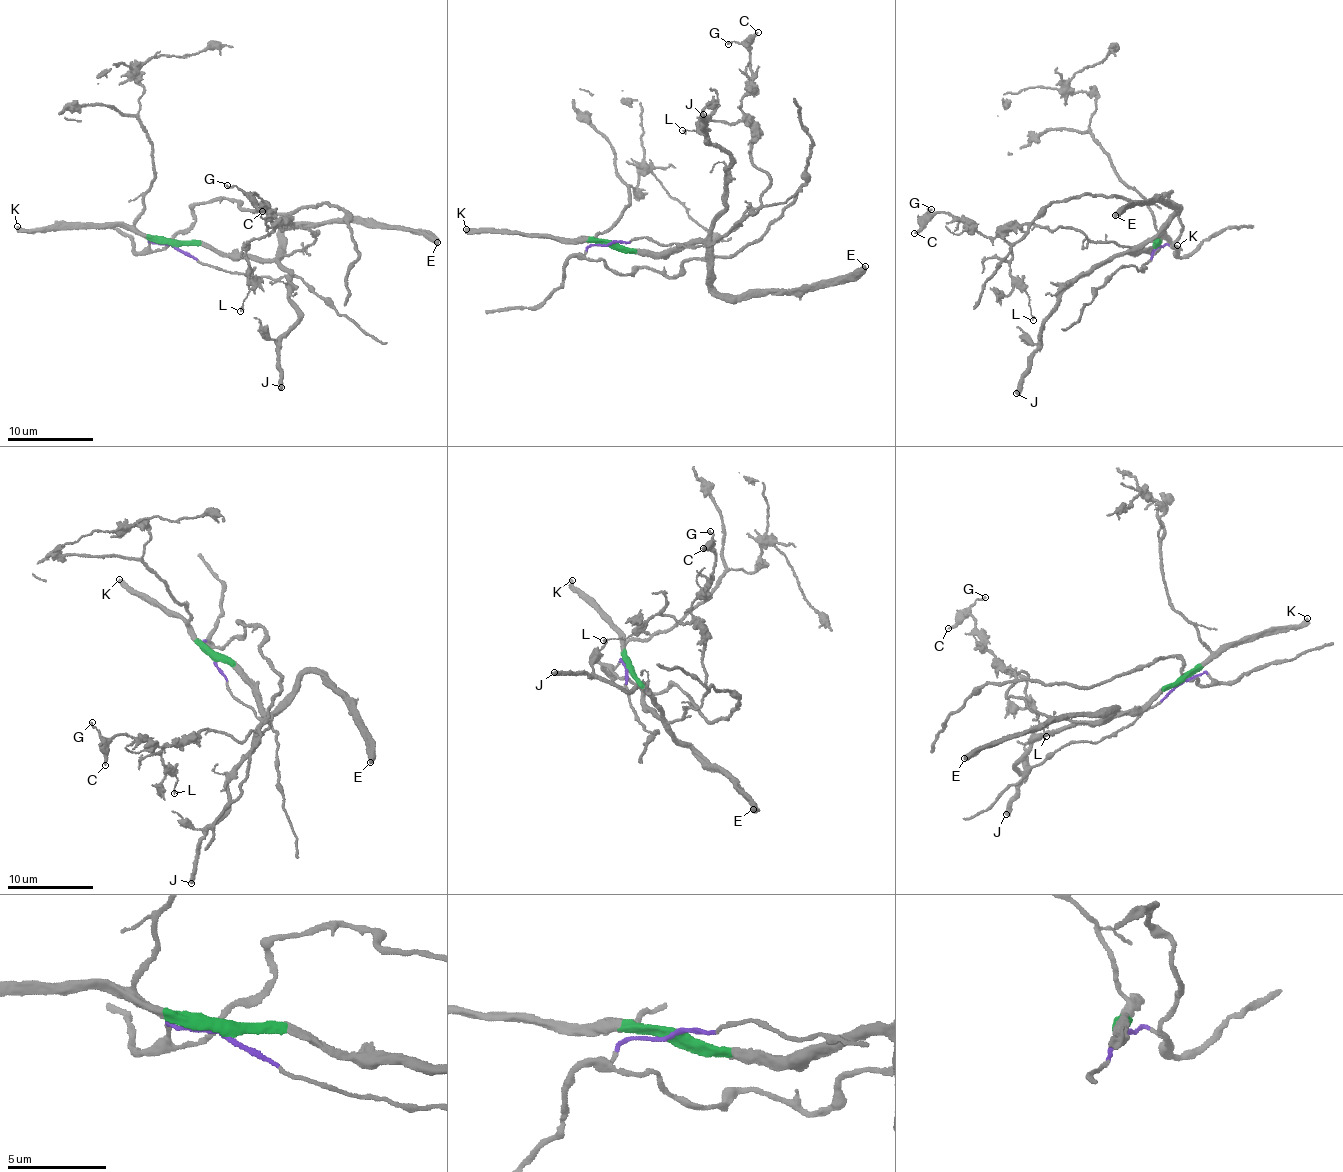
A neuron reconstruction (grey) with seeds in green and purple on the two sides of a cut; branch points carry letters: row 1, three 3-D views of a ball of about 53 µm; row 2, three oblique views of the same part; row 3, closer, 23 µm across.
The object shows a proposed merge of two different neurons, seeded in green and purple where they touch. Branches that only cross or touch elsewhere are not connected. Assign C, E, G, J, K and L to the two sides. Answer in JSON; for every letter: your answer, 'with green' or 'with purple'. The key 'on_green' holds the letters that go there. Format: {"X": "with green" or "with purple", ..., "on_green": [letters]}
{"C": "with green", "E": "with green", "G": "with green", "J": "with green", "K": "with green", "L": "with green", "on_green": ["C", "E", "G", "J", "K", "L"]}

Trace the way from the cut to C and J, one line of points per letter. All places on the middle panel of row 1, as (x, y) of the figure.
C: (609, 244), (677, 253), (713, 242), (759, 205), (770, 178), (753, 162), (752, 120), (741, 110), (757, 32)
J: (609, 244), (655, 254), (677, 253), (702, 242), (725, 206), (724, 171), (730, 159), (701, 130), (703, 114)

